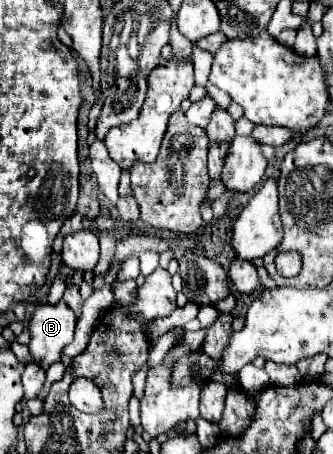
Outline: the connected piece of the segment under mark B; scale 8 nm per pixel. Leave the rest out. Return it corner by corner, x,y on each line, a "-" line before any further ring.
65,300
35,308
29,320
29,352
37,364
49,368
51,362
61,358
63,348
73,340
75,320
77,316
65,306

